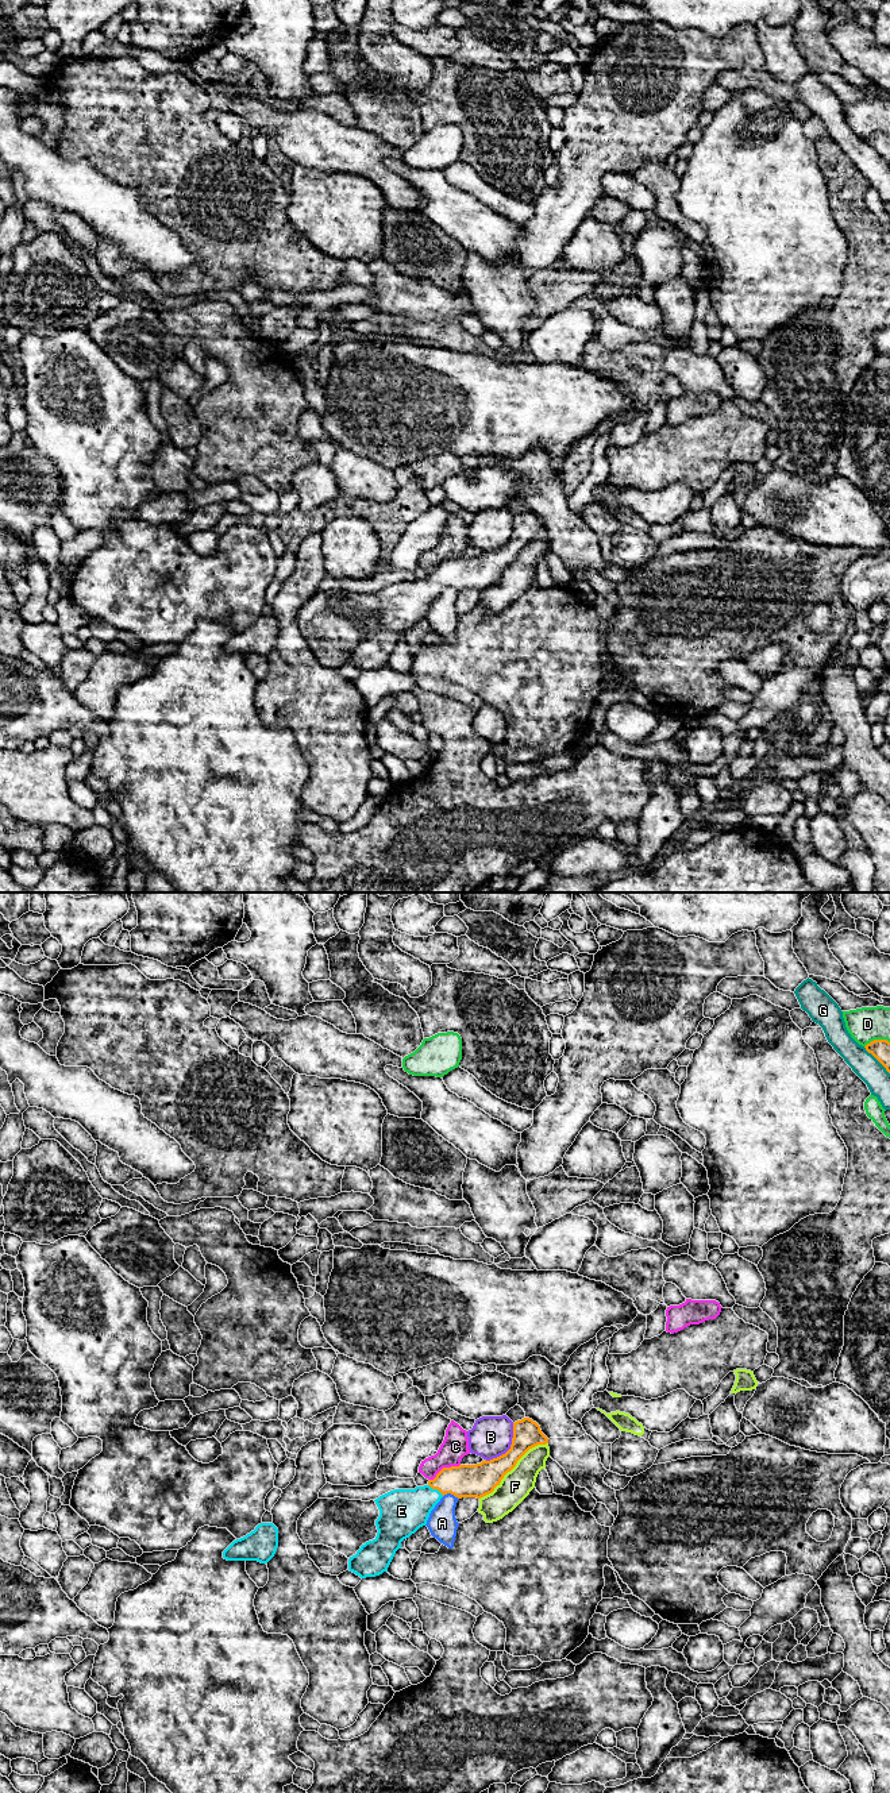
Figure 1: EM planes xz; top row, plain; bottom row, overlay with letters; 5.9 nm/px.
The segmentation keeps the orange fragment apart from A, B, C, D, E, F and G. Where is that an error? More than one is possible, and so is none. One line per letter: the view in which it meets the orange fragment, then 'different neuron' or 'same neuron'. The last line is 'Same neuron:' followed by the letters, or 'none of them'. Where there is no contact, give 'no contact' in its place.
A: contact in xz; different neuron
B: contact in xz; different neuron
C: contact in xz; different neuron
D: contact in xz; different neuron
E: contact in xz; same neuron
F: contact in xz; different neuron
G: contact in xz; different neuron
Same neuron: E

